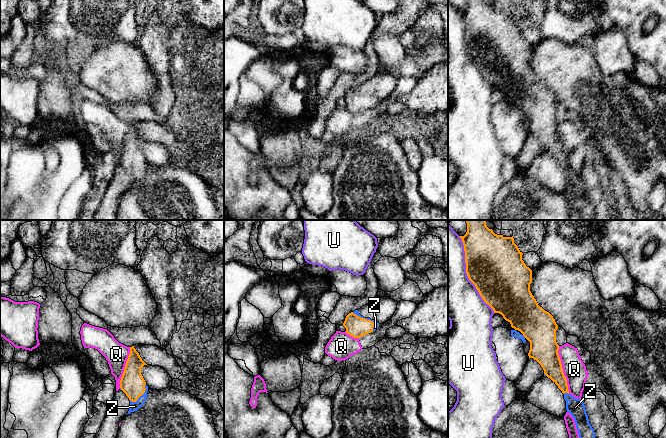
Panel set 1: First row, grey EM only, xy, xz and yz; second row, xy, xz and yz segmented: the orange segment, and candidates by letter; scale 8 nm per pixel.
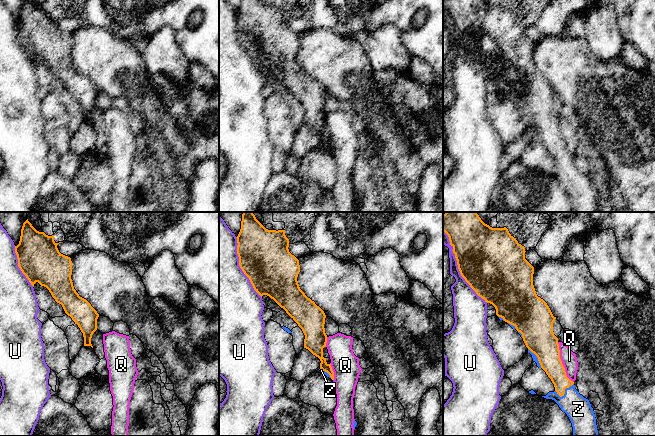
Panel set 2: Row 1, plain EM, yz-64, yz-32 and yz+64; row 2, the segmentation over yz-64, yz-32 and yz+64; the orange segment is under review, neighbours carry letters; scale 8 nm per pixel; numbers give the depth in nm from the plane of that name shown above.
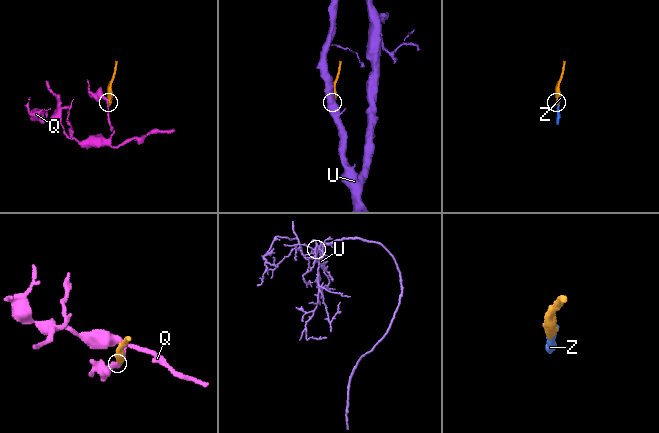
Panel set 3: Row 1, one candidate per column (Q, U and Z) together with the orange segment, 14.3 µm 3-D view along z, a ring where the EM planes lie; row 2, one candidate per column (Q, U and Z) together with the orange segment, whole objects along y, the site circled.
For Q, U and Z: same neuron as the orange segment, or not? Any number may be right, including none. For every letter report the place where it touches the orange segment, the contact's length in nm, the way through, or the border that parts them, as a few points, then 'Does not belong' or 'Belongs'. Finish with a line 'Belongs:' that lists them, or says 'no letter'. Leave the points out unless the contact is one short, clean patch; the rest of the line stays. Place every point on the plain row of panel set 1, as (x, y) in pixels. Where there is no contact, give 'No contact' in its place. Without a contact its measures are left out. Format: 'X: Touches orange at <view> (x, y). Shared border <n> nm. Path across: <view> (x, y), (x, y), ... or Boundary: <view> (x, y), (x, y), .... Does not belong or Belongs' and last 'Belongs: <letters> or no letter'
Q: Touches orange at yz (562, 146). Shared border 400 nm. Boundary: yz (558, 122), (558, 132), (569, 169). Does not belong
U: Touches orange at yz (467, 50). Shared border 700 nm. Does not belong
Z: Touches orange at xy (141, 171). Shared border 190 nm. Belongs
Belongs: Z

